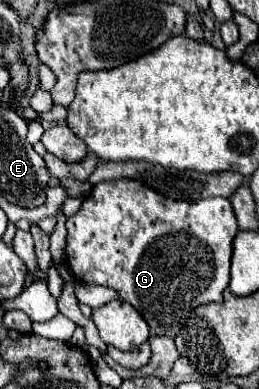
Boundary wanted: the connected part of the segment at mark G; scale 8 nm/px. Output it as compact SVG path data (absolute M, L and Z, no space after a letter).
M115 179L115 181L101 181L99 185L93 187L91 195L83 201L81 209L67 217L67 247L65 247L65 263L67 267L73 271L77 281L83 283L95 283L95 285L105 285L111 287L115 291L119 291L121 299L131 303L141 317L147 321L149 329L153 335L167 335L167 337L175 337L181 331L181 319L179 319L179 311L191 311L197 305L203 303L223 303L223 291L229 285L229 265L231 265L231 255L233 255L233 239L239 231L237 227L237 219L233 215L233 207L229 203L229 199L221 199L221 197L209 197L209 199L199 199L199 201L177 201L177 199L169 199L161 193L157 193L155 189L151 189L145 183L139 183L137 179Z

